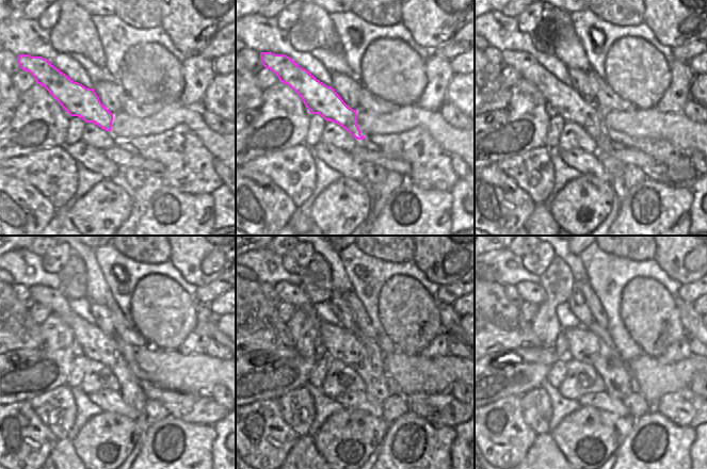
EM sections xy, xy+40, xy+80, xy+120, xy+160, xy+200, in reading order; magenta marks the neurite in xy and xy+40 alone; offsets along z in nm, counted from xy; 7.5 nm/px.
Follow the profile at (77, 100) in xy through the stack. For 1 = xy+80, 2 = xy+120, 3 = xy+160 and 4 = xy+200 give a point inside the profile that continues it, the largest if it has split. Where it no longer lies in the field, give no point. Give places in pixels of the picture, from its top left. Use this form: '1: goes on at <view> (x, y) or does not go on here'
1: goes on at xy+80 (563, 100)
2: goes on at xy+120 (96, 345)
3: goes on at xy+160 (341, 344)
4: goes on at xy+200 (582, 344)

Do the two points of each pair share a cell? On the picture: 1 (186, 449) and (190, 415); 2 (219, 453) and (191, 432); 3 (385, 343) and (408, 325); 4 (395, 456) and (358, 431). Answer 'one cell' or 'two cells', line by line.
1: two cells
2: two cells
3: two cells
4: two cells

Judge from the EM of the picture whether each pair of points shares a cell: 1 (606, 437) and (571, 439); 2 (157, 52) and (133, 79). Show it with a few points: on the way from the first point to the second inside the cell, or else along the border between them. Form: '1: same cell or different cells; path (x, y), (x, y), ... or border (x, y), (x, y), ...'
1: same cell; path (597, 434), (587, 434), (579, 437)
2: same cell; path (154, 59), (140, 73)

